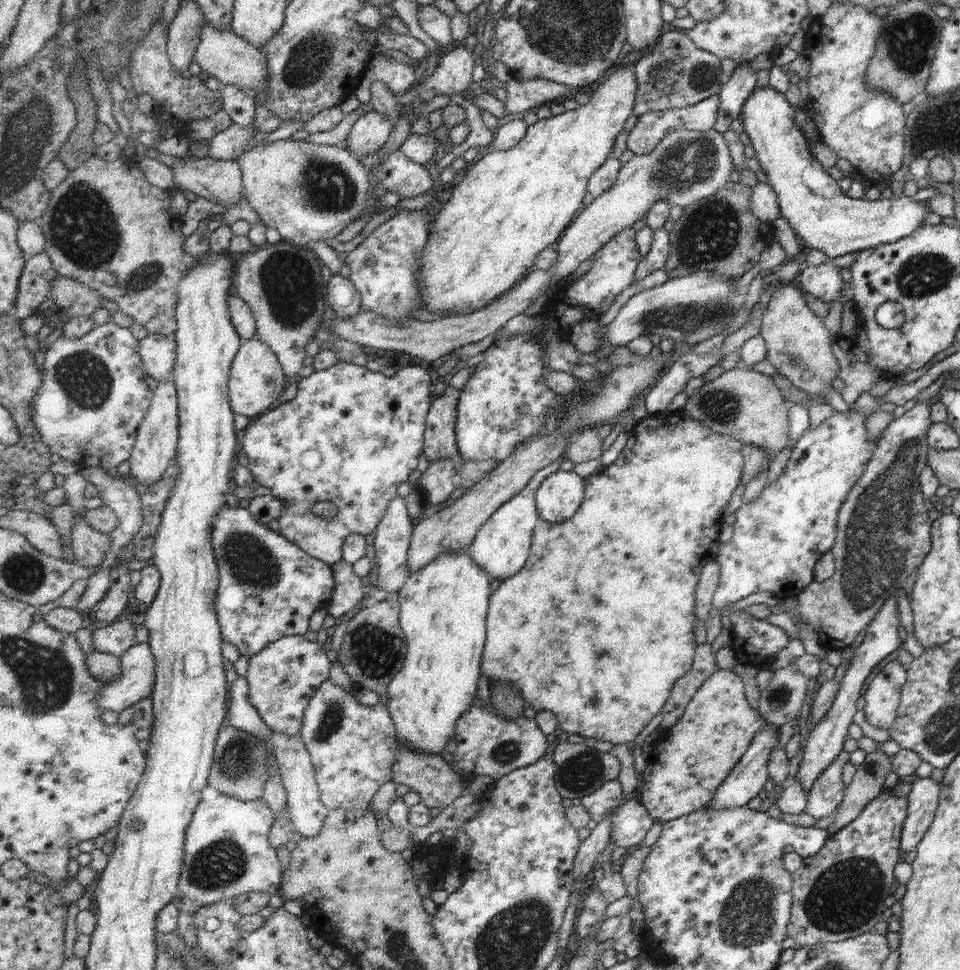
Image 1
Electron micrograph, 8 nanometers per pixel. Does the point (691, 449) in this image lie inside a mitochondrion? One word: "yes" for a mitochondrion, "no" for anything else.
no

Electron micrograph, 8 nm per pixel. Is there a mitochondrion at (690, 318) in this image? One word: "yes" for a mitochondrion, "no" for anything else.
yes

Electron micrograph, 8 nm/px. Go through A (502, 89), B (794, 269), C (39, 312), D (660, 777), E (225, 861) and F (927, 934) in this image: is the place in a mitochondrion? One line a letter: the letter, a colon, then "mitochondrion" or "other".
A: other
B: other
C: other
D: other
E: mitochondrion
F: other

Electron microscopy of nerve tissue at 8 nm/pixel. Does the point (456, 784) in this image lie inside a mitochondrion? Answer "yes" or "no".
no

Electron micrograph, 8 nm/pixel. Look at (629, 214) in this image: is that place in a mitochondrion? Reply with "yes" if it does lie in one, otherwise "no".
no

